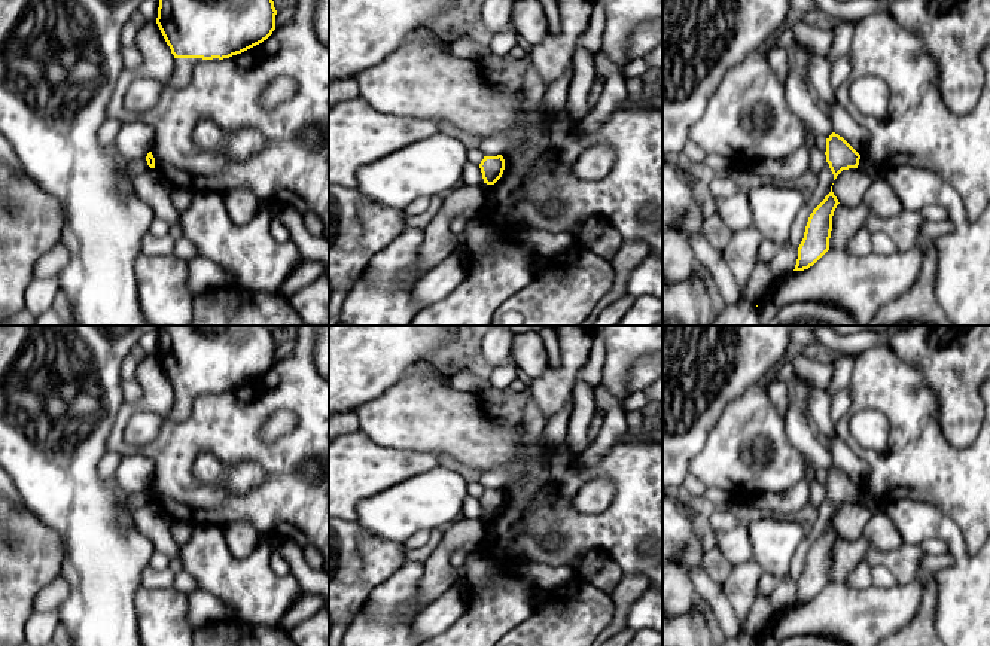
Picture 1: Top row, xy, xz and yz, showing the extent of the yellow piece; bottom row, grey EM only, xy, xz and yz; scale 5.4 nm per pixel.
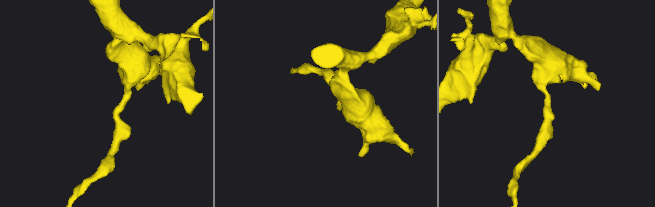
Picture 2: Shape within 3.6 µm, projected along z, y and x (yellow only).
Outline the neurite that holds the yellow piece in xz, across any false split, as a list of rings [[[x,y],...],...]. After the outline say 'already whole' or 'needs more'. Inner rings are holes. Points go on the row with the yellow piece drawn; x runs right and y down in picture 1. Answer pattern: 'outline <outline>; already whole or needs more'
outline [[[502,155],[497,156],[484,156],[479,164],[484,183],[494,185],[503,174],[505,159]]]; already whole

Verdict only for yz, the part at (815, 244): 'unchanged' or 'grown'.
unchanged

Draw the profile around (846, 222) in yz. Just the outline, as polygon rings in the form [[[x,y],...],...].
[[[863,202],[852,208],[838,204],[832,216],[829,249],[846,250],[847,243],[863,229],[869,213]]]

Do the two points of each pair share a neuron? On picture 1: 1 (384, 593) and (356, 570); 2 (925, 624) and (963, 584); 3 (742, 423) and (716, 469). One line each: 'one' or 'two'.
1: two
2: two
3: one

